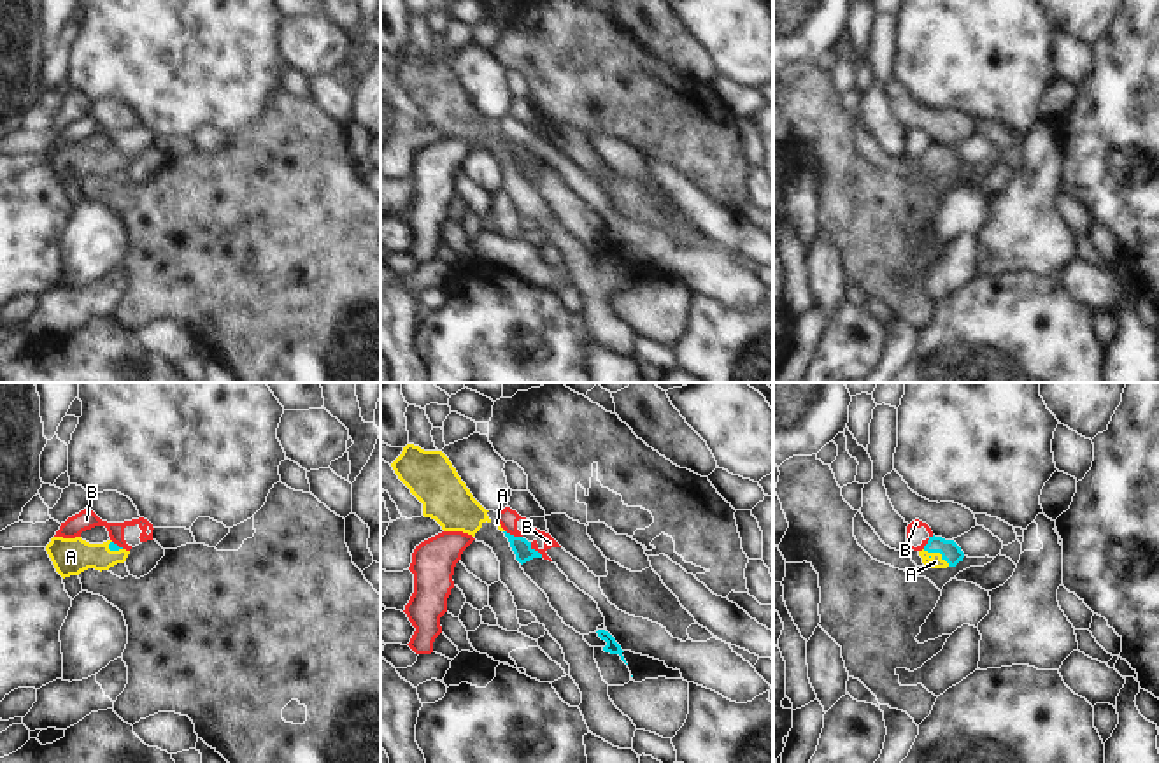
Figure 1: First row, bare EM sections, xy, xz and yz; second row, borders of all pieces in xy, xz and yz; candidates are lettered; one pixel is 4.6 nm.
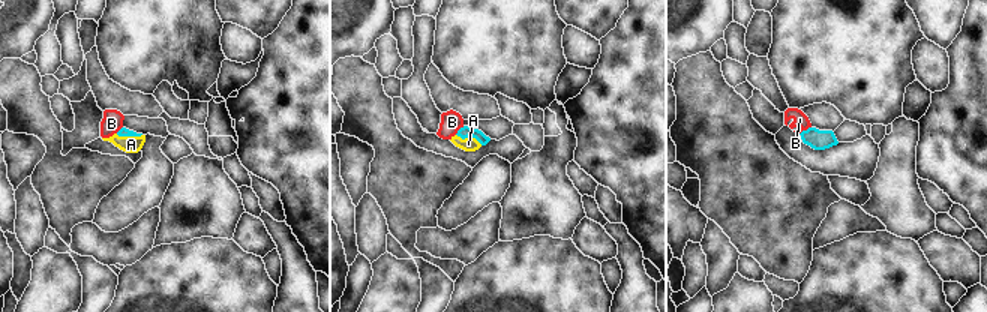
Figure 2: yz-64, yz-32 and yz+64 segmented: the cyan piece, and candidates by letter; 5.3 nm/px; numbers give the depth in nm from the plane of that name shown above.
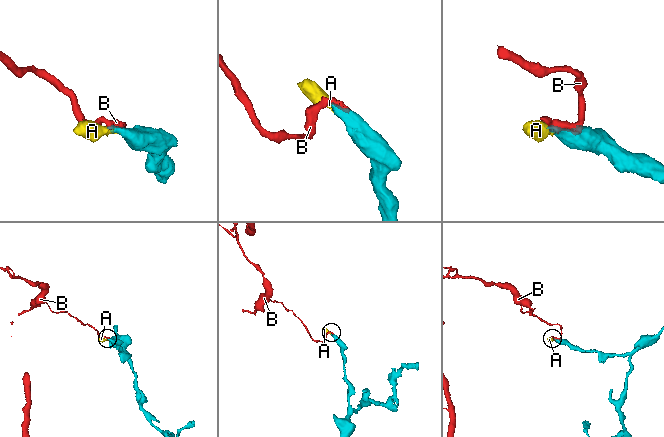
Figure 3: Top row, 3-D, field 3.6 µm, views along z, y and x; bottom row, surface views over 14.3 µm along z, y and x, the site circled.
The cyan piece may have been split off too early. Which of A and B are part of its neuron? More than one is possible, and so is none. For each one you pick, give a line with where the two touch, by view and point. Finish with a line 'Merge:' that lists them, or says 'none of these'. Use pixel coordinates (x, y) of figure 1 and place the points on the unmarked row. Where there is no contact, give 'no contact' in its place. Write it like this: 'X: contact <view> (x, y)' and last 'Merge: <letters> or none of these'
A: contact yz (937, 158)
Merge: A

